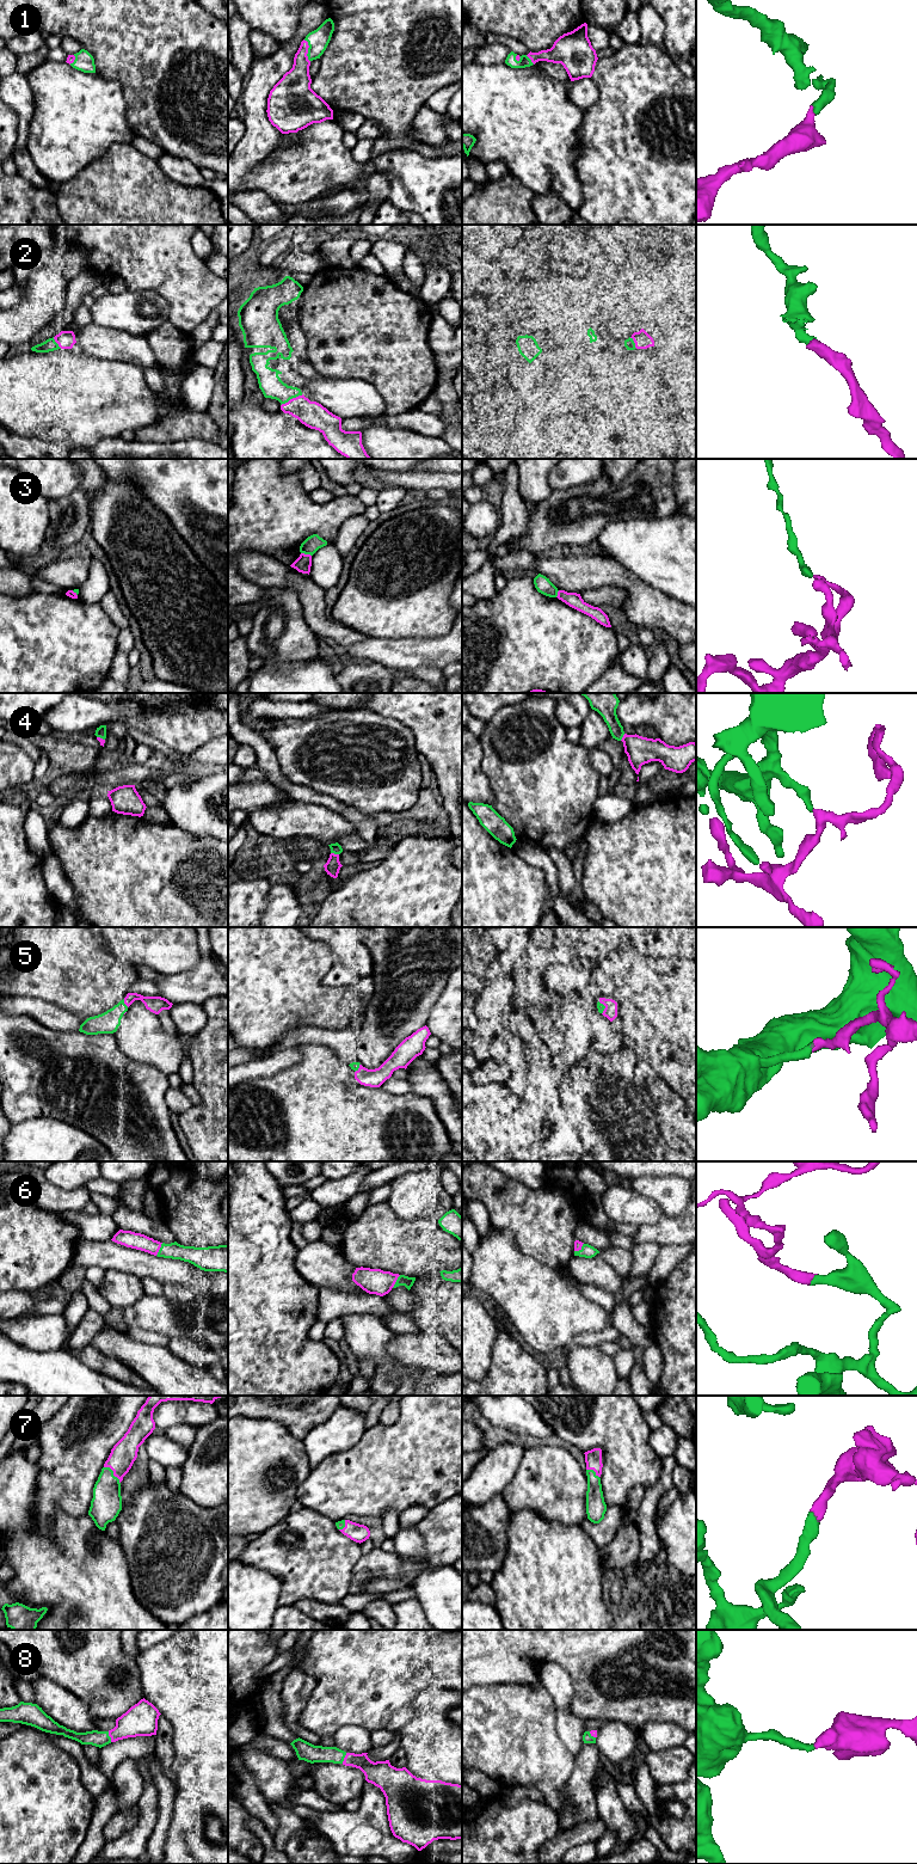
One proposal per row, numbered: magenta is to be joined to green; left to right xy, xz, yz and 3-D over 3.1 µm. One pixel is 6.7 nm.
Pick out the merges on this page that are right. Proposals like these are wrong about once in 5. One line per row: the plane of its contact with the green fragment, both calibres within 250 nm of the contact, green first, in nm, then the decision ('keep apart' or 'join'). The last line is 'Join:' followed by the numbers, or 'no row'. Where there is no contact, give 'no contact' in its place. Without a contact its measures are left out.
1: contact in xz; calibres 140 and 200 nm; join
2: contact in xz; calibres 150 and 180 nm; join
3: contact in xz; calibres 110 and 110 nm; keep apart
4: contact in xz; calibres 70 and 100 nm; join
5: contact in xy; calibres 140 and 110 nm; join
6: contact in xy; calibres 120 and 110 nm; join
7: contact in xy; calibres 200 and 170 nm; join
8: contact in xy; calibres 110 and 220 nm; join
Join: 1, 2, 4, 5, 6, 7, 8

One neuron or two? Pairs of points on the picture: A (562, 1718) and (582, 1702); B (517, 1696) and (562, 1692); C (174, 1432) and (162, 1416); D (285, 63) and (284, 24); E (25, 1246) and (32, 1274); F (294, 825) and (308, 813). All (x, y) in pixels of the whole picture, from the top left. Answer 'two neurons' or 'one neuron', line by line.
A: two neurons
B: two neurons
C: two neurons
D: two neurons
E: one neuron
F: one neuron

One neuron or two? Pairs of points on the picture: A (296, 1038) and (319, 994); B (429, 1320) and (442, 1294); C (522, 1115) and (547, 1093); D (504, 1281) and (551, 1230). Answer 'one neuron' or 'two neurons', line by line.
A: two neurons
B: one neuron
C: two neurons
D: two neurons

